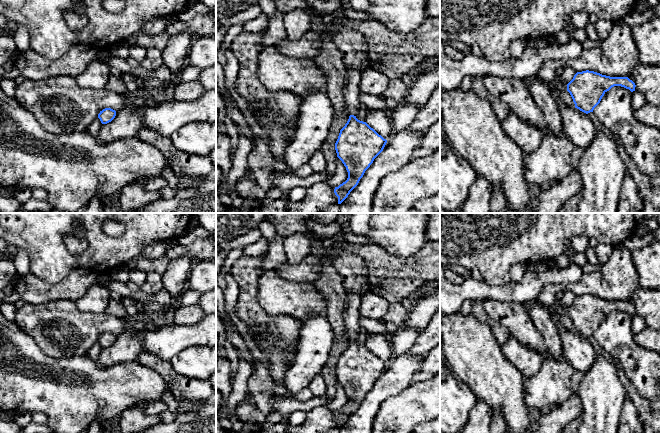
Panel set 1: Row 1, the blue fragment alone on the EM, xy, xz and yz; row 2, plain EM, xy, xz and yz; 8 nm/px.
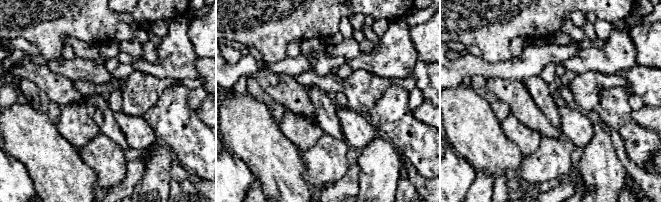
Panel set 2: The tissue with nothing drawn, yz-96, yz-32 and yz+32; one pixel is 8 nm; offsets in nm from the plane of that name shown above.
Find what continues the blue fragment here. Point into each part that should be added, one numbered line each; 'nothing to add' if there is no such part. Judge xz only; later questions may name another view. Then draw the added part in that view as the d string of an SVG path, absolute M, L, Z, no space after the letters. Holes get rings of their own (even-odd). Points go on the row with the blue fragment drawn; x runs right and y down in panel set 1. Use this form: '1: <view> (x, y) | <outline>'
1: xz (351, 91) | M347 68L348 80L344 88L344 100L349 115L356 116L363 108L359 101L359 84L361 80L361 72L355 69Z

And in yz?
1: yz (557, 86) | M538 74L525 77L522 79L522 81L528 86L533 81L540 79L556 96L563 92L564 90L567 90L567 84L562 81L562 79L559 76L556 76L552 81L545 81L541 79Z

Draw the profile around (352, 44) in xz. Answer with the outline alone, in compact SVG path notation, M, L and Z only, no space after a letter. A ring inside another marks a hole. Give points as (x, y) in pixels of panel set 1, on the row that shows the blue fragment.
M340 27L331 39L343 54L346 68L362 71L370 67L368 57L368 44L365 37L358 31Z

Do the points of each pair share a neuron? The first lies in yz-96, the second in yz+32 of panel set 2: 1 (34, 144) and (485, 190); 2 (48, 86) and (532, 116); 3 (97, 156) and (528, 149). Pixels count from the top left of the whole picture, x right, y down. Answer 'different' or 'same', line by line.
1: different
2: same
3: different

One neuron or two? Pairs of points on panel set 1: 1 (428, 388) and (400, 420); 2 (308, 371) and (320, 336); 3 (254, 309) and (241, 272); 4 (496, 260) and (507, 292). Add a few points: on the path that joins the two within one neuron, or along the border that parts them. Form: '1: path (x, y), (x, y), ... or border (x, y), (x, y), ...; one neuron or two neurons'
1: path (422, 396), (406, 412); one neuron
2: path (309, 362), (315, 345); one neuron
3: path (248, 300), (247, 281); one neuron
4: border (511, 280), (501, 285), (487, 285), (484, 282); two neurons

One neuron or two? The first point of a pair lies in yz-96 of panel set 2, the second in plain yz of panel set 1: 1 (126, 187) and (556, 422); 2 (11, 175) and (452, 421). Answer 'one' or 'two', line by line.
1: one
2: one

